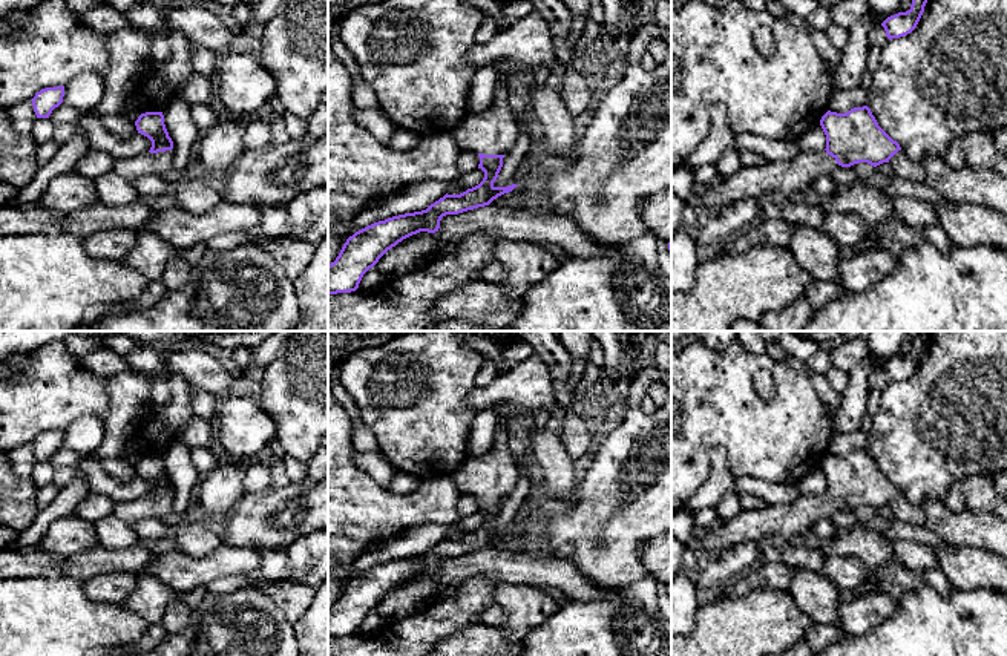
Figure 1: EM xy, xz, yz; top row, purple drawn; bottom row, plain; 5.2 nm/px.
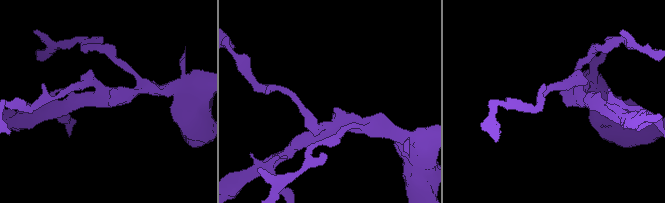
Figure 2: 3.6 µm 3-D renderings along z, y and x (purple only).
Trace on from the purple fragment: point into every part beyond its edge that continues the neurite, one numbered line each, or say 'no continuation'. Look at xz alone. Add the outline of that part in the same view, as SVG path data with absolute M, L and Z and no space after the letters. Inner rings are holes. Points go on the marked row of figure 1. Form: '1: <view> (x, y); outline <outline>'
1: xz (494, 131); outline M500 80L492 93L490 106L481 113L467 113L452 130L461 150L483 155L504 155L517 143L523 129L509 107L507 80Z

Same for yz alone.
1: yz (793, 178); outline M826 150L802 152L791 161L766 161L759 167L742 167L710 187L699 187L699 201L714 212L739 199L760 201L772 193L802 199L812 189L814 179L829 175L837 167L835 158Z

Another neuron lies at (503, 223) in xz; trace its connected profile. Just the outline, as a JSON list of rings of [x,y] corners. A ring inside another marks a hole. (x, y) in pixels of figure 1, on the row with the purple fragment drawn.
[[[484,205],[446,215],[435,233],[420,231],[388,250],[374,268],[386,279],[403,276],[448,256],[472,233],[489,233],[497,241],[556,244],[569,257],[587,259],[608,253],[615,245],[589,238],[575,221],[553,213],[532,213],[518,207]]]

